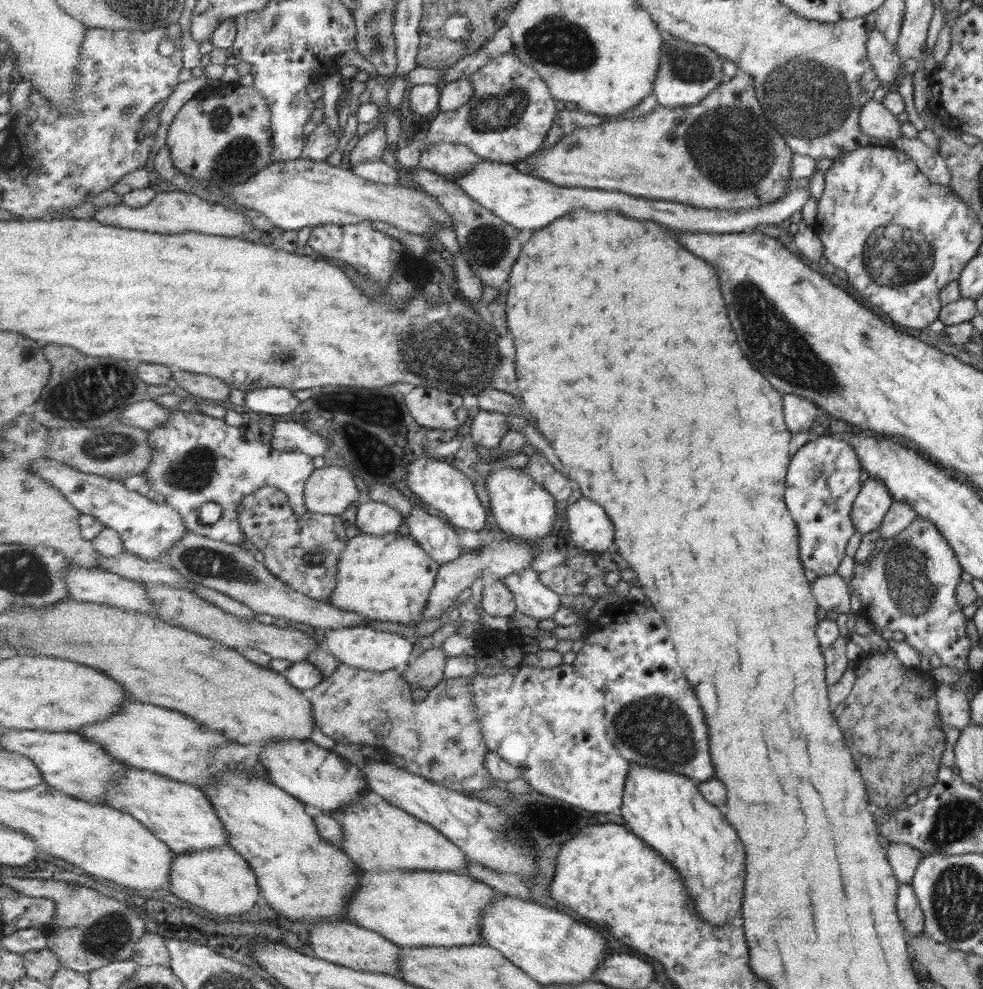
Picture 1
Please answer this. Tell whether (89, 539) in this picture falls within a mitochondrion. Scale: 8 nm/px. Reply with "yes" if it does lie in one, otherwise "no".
no

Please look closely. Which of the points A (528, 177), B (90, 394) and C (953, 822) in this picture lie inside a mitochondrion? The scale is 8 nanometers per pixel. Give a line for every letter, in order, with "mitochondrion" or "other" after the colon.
A: other
B: mitochondrion
C: mitochondrion

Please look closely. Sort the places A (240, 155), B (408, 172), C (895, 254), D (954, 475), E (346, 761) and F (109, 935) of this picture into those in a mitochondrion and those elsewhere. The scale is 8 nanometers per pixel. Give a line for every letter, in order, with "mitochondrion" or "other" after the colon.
A: mitochondrion
B: other
C: mitochondrion
D: other
E: other
F: mitochondrion

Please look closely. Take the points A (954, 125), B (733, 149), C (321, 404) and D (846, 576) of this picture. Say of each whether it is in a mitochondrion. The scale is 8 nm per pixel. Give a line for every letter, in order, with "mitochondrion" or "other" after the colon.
A: other
B: mitochondrion
C: other
D: other

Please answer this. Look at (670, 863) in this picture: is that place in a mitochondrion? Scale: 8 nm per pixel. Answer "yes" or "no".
no

